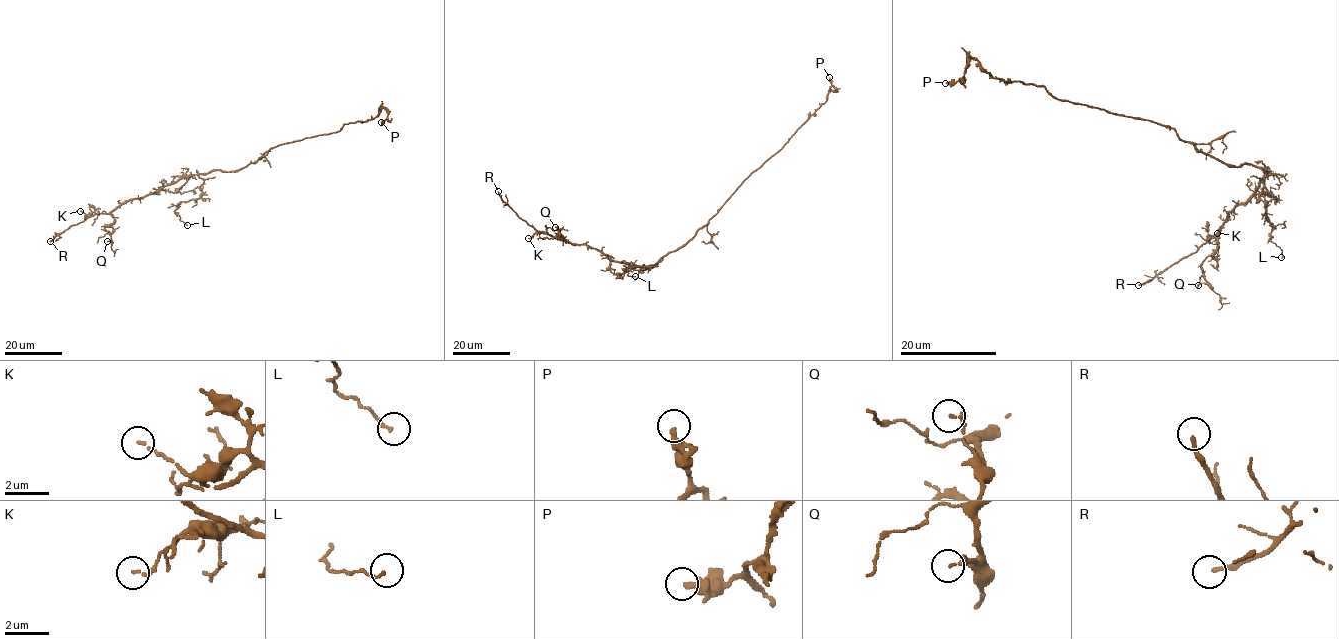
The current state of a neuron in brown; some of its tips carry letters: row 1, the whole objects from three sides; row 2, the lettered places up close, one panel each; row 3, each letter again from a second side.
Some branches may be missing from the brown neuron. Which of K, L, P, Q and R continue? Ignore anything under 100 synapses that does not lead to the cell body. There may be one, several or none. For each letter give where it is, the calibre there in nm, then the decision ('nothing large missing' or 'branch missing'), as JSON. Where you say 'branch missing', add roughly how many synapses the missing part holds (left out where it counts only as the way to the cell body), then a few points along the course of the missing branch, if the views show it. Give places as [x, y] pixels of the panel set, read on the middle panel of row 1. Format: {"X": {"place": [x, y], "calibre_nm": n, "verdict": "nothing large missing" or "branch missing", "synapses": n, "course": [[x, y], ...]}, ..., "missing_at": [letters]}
{"K": {"place": [528, 238], "calibre_nm": 110, "verdict": "nothing large missing"}, "L": {"place": [635, 276], "calibre_nm": 130, "verdict": "nothing large missing"}, "P": {"place": [829, 77], "calibre_nm": 360, "verdict": "nothing large missing"}, "Q": {"place": [555, 227], "calibre_nm": 140, "verdict": "nothing large missing"}, "R": {"place": [498, 191], "calibre_nm": 160, "verdict": "branch missing"}, "missing_at": ["R"]}

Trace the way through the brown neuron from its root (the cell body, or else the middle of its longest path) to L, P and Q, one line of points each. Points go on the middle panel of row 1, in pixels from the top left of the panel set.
L: (689, 240), (669, 252), (655, 265), (622, 270), (627, 269), (629, 276), (635, 276)
P: (689, 240), (752, 173), (782, 148), (826, 100), (827, 94), (836, 89), (829, 77)
Q: (689, 240), (655, 265), (632, 266), (610, 260), (585, 244), (559, 239), (561, 229), (559, 232), (555, 227)

